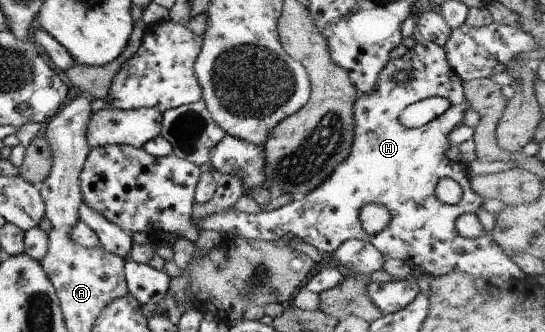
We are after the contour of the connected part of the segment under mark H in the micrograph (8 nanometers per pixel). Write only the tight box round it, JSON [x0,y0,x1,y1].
[192,40,526,281]

